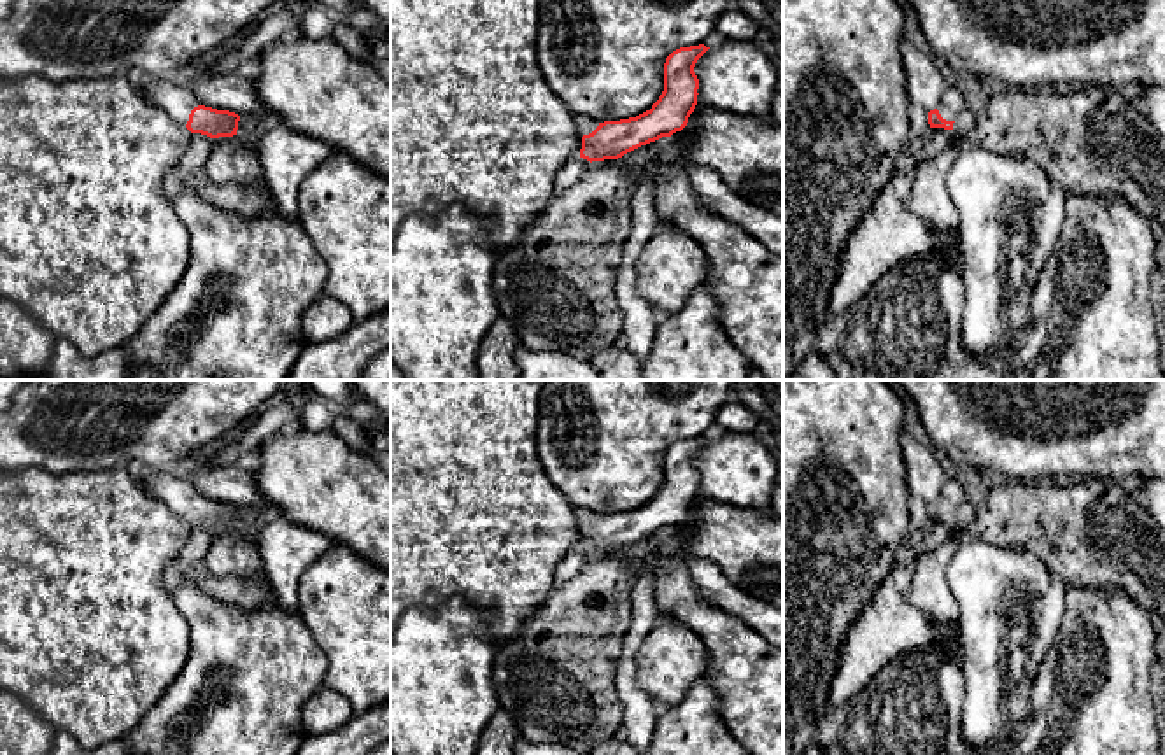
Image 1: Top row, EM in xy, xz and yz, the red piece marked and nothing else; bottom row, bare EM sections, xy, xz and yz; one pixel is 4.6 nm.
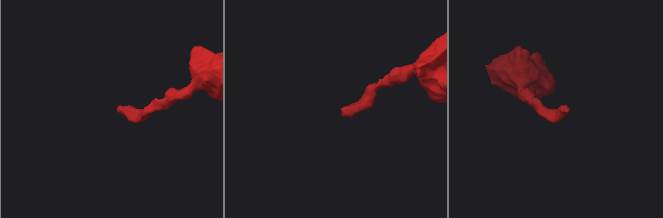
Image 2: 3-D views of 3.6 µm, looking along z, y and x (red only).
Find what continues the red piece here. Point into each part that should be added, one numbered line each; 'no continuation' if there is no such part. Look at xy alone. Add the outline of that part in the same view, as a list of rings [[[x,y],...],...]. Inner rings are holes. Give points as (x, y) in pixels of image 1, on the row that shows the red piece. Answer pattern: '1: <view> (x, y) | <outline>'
1: xy (170, 95) | [[[177,77],[152,79],[144,89],[147,102],[163,110],[177,124],[186,126],[198,107],[198,96]]]

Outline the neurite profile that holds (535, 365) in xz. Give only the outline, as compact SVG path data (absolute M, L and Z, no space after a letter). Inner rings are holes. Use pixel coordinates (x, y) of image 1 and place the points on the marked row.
M520 345L513 357L520 370L519 380L604 380L590 363L566 352L531 350Z

